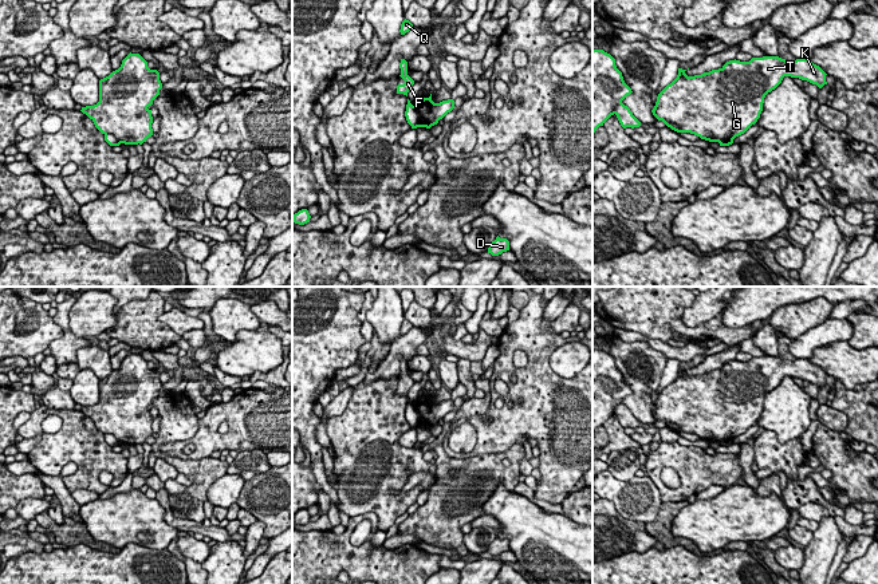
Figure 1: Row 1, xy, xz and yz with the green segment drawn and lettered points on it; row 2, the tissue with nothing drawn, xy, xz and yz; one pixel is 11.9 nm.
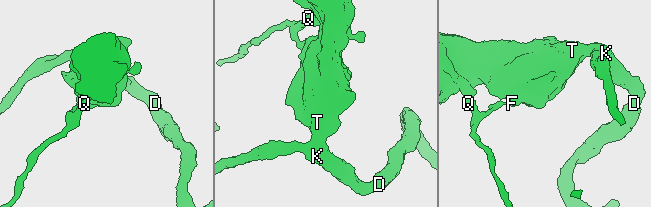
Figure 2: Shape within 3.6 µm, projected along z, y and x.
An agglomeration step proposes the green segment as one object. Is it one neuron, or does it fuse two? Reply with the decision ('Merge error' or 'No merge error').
Merge error

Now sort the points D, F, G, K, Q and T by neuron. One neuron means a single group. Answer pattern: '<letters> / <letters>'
D G K T / F Q

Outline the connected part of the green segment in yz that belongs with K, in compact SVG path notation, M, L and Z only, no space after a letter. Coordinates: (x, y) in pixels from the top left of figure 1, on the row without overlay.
M779 356L752 358L749 362L729 360L721 368L688 376L678 368L677 378L657 396L653 415L677 433L690 433L709 442L733 441L757 422L764 398L784 376L799 378L822 388L826 372L810 359L786 360Z

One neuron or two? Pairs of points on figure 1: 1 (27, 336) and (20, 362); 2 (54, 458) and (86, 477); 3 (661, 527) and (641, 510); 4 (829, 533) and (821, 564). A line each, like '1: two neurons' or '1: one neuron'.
1: two neurons
2: one neuron
3: two neurons
4: one neuron

